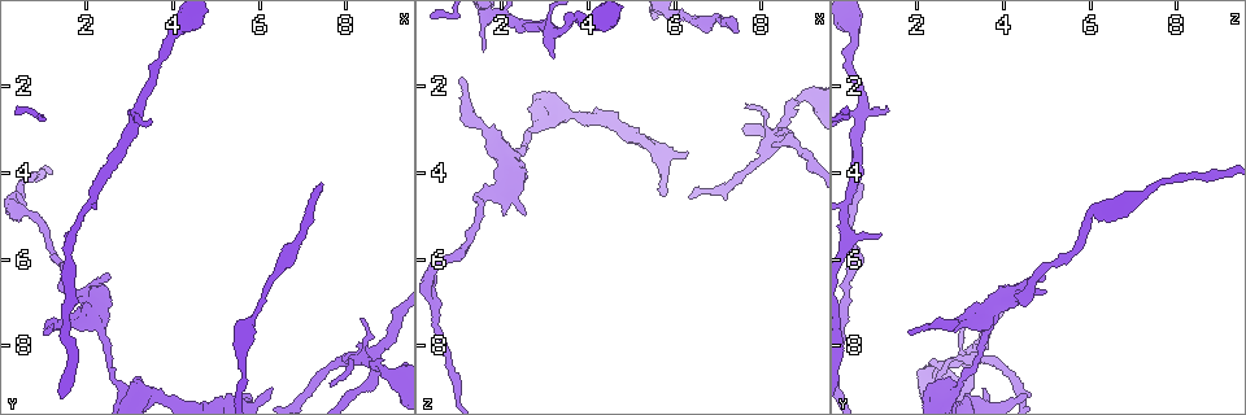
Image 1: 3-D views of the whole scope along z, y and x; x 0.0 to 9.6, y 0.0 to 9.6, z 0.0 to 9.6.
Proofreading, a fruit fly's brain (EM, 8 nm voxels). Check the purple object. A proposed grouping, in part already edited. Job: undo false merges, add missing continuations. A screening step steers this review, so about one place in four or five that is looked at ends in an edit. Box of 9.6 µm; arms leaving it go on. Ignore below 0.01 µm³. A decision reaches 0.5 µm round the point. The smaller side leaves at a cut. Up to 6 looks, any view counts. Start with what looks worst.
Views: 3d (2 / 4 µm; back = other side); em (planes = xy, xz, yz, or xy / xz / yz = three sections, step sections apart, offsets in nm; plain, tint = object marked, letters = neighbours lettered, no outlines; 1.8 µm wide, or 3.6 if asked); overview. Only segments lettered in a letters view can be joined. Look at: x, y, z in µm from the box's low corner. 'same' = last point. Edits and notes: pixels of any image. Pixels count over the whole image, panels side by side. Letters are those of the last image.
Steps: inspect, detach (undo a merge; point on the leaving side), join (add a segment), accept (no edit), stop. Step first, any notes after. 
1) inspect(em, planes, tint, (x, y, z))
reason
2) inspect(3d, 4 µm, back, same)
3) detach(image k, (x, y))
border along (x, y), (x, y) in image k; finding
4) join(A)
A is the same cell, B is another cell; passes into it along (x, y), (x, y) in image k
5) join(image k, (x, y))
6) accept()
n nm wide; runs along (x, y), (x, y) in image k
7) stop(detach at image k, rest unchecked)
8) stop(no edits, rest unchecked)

inspect(em, planes, letters, (8.45, 8.30, 3.05))
calibre changes

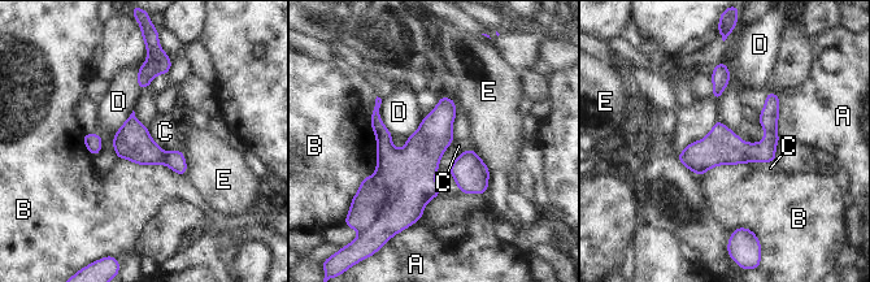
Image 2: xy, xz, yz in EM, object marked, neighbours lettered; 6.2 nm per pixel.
detach(image 2, (409, 173))
A, B, C, D and E are other cells; the part that leaves runs along (774, 137), (760, 151), (682, 157) in image 2; two cells meet here

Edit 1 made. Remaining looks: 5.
inspect(3d, 4 µm, (7.50, 4.30, 0.70))
an open end

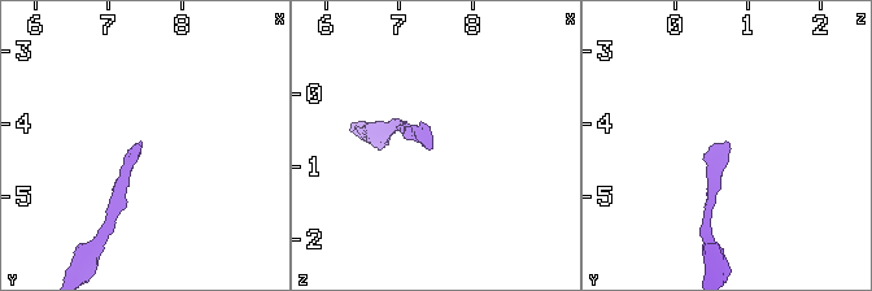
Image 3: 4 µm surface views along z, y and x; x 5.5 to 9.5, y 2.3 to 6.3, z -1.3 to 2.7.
inspect(em, planes, plain, (7.45, 4.30, 0.70))

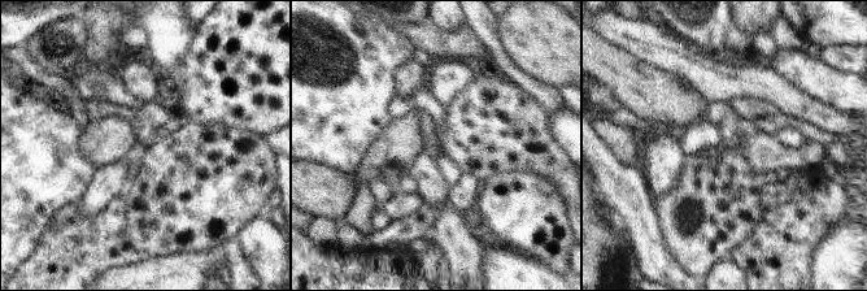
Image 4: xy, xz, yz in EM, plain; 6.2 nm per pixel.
inspect(em, planes, letters, same)
what lies round it

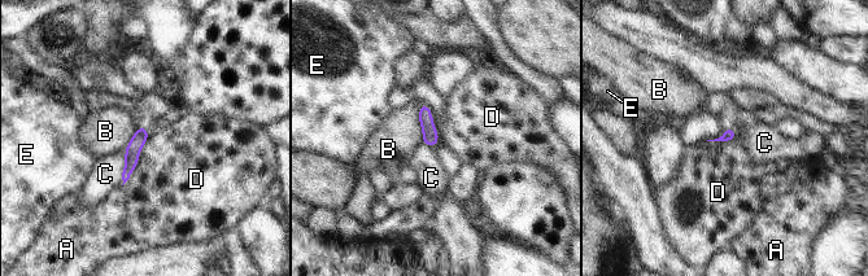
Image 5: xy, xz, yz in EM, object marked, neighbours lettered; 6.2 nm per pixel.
accept()
A, B, C, D and E are other cells; no lettered segment goes on from it

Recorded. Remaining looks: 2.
inspect(3d, 2 µm, (1.55, 5.45, 1.20))
thin end

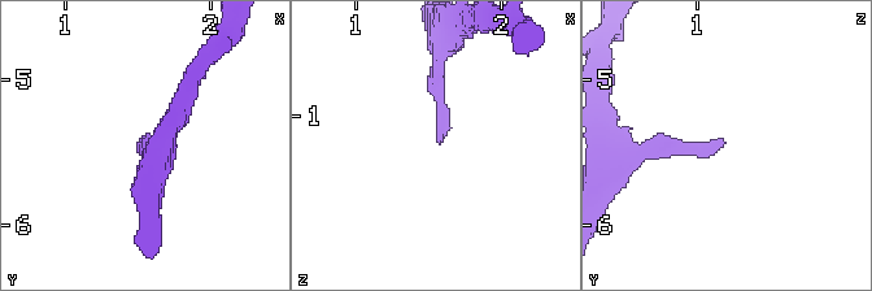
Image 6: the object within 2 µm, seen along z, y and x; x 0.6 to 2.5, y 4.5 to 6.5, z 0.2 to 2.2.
inspect(em, planes, letters, (1.60, 5.46, 1.18))

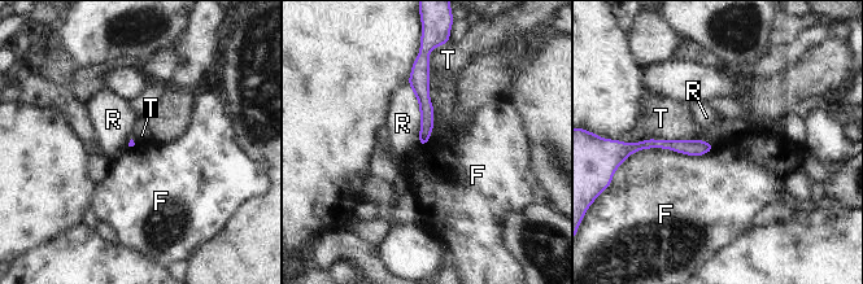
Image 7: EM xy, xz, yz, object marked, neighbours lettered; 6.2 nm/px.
accept()
F touches over 550 nm; F, R and T are other cells; runs along (421, 68), (426, 106), (422, 142) in image 7; none of them fits

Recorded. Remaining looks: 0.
stop(detach at image 2, rest unchecked)

